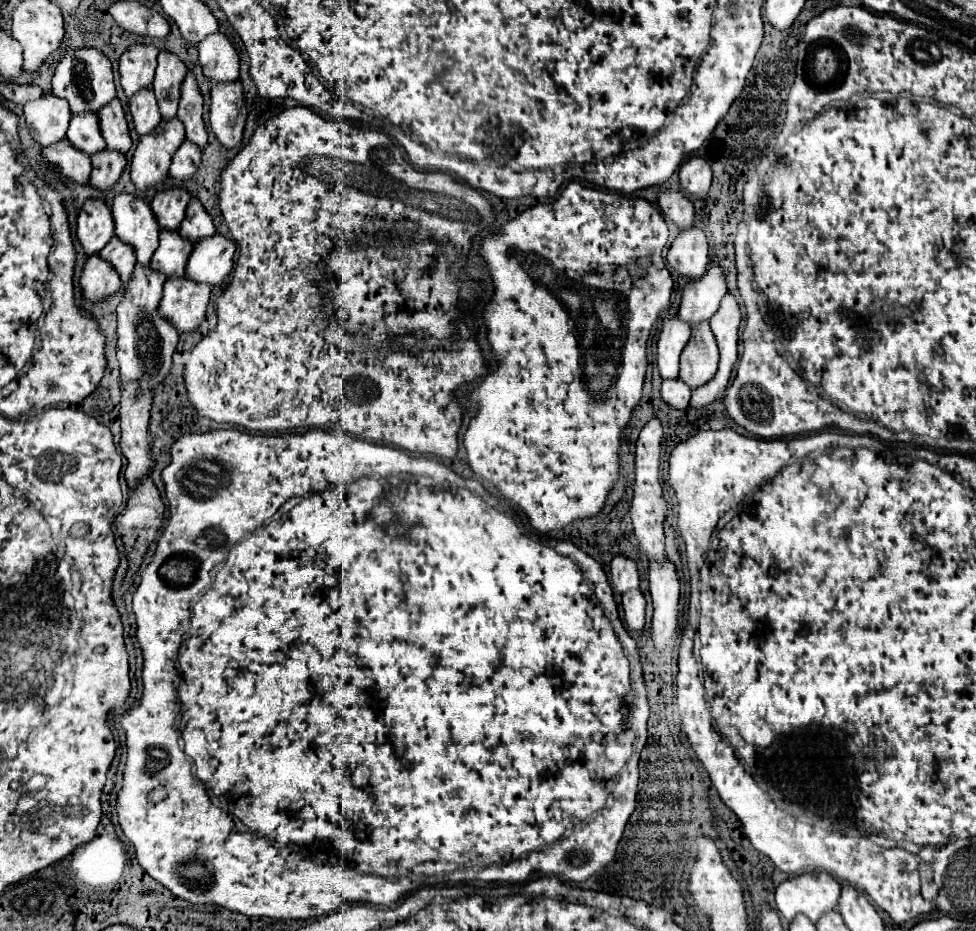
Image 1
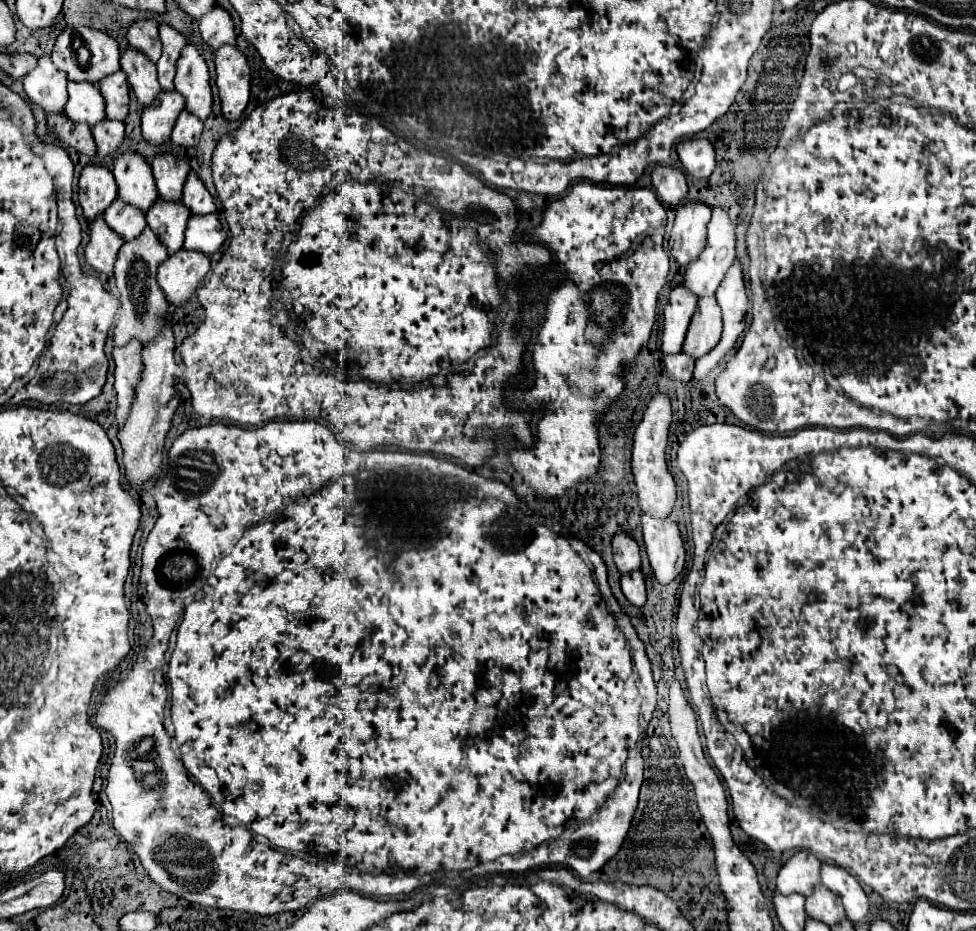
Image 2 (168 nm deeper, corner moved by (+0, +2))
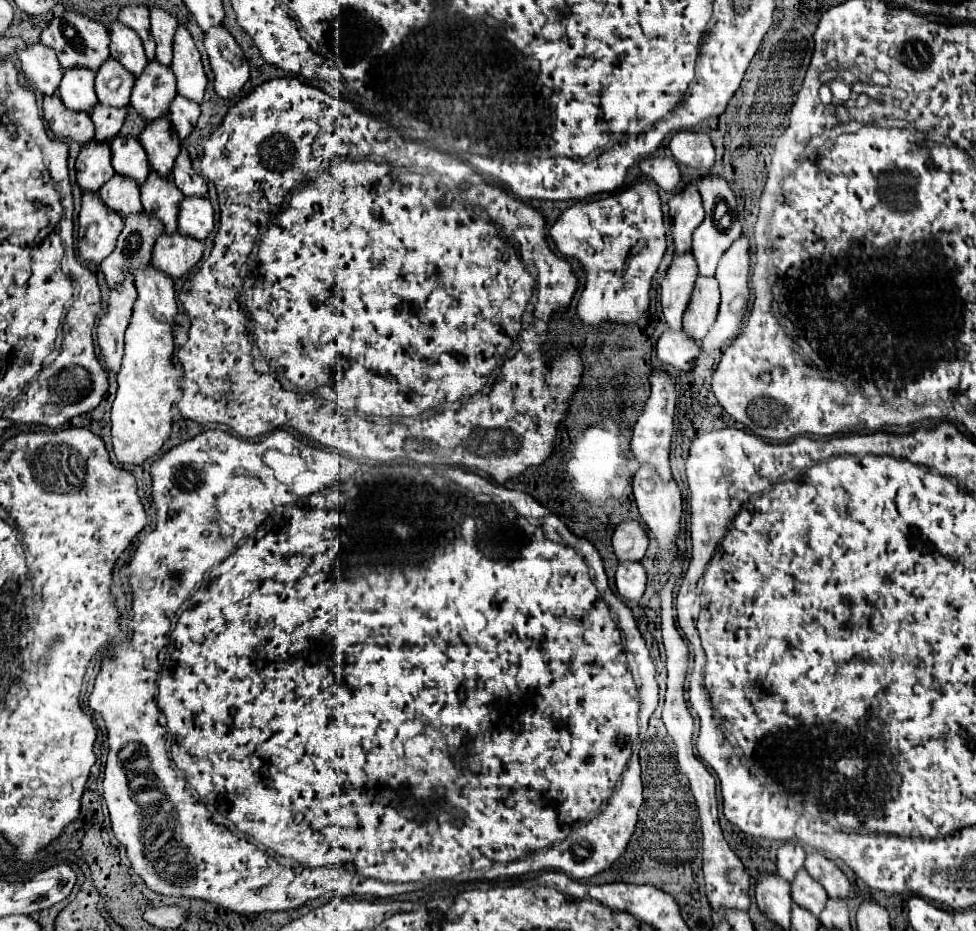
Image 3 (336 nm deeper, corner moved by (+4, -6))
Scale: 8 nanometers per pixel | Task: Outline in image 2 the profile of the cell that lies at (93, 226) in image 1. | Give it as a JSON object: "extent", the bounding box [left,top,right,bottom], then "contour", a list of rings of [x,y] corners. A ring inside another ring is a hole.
{"extent":[78,164,116,220],"contour":[[[88,164],[78,180],[78,200],[84,208],[84,216],[92,220],[96,214],[104,214],[104,208],[116,198],[116,182],[110,168]]]}

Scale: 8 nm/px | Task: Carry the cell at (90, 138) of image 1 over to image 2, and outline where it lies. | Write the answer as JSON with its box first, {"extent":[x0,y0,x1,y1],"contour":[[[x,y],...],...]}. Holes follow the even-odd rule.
{"extent":[64,82,104,126],"contour":[[[68,82],[68,102],[64,112],[74,122],[88,122],[94,126],[104,118],[104,98],[96,84],[92,82]]]}

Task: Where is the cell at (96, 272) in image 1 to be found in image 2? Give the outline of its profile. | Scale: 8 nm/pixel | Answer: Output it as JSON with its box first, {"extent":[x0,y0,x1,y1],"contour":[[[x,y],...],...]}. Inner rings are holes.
{"extent":[84,216,124,276],"contour":[[[96,216],[90,222],[90,240],[88,240],[86,248],[84,248],[86,262],[96,272],[104,272],[104,274],[112,276],[112,266],[114,266],[116,254],[118,254],[122,244],[124,244],[124,240],[120,238],[120,234],[116,234],[104,222],[102,216]]]}

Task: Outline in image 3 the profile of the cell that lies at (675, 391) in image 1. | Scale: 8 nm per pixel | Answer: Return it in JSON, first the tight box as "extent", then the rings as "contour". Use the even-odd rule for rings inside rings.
{"extent":[656,332,700,372],"contour":[[[664,332],[656,344],[656,354],[664,366],[688,372],[694,368],[700,348],[684,332]]]}

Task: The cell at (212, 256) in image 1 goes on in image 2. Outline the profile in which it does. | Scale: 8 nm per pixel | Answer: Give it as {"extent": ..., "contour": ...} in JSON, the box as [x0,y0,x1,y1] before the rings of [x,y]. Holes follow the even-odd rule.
{"extent":[184,212,226,254],"contour":[[[216,212],[212,214],[190,214],[188,228],[186,228],[186,240],[184,246],[188,250],[200,250],[202,254],[216,252],[226,240],[226,232],[222,230]]]}

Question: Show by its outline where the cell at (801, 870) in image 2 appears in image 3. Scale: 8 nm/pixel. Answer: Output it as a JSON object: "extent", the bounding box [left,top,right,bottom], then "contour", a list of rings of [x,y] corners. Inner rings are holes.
{"extent":[778,844,806,882],"contour":[[[784,844],[778,850],[778,876],[784,878],[786,882],[792,882],[800,868],[804,868],[804,858],[806,852],[798,844]]]}

